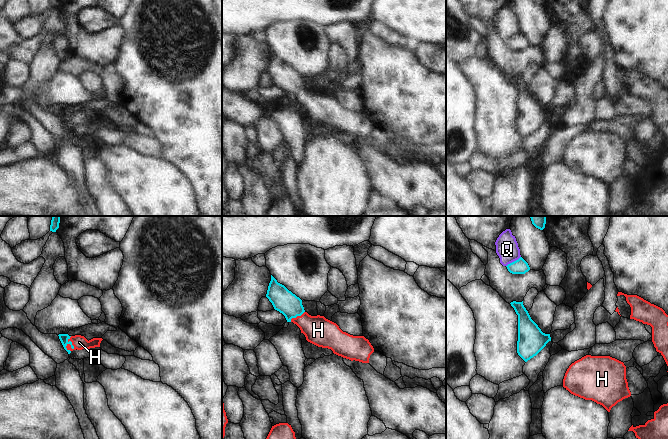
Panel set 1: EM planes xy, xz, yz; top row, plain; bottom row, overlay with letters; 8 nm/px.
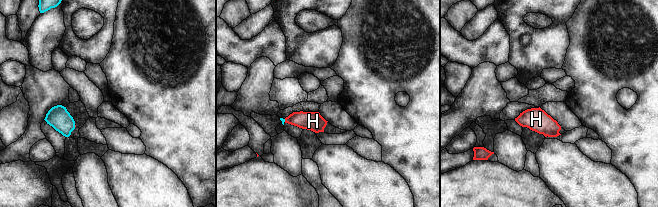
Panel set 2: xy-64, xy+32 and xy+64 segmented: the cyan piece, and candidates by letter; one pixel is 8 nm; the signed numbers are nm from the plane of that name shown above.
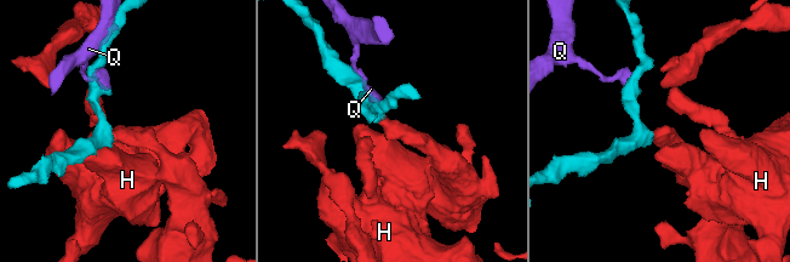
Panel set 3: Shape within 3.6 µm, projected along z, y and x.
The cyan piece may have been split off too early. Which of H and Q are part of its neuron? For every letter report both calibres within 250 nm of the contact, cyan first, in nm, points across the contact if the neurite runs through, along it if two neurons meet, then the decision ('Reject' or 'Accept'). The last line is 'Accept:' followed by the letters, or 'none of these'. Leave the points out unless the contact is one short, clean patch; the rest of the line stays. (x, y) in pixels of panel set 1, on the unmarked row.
H: Thickness 70 nm (cyan) against 120 nm. Path across: xy (63, 114), (68, 119), (79, 118). Accept
Q: Thickness 120 nm (cyan) against 180 nm. Boundary: yz (520, 32), (506, 42). Reject
Accept: H

